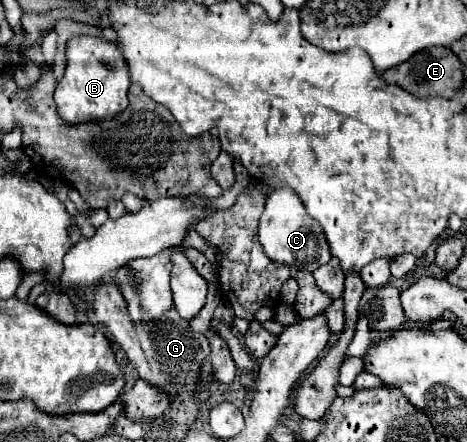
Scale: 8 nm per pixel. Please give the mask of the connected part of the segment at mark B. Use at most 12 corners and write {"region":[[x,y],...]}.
{"region":[[89,35],[65,45],[55,89],[67,123],[113,119],[129,105],[121,49]]}

